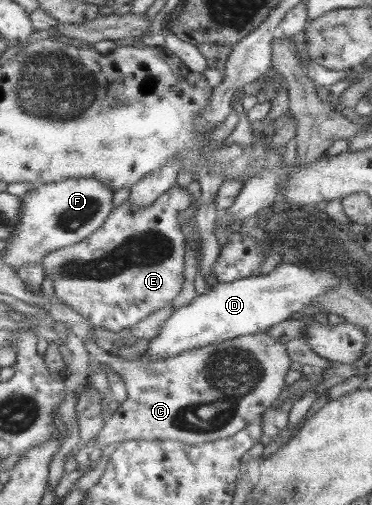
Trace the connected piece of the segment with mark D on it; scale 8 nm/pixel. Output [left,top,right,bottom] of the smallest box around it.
[141,264,339,361]

